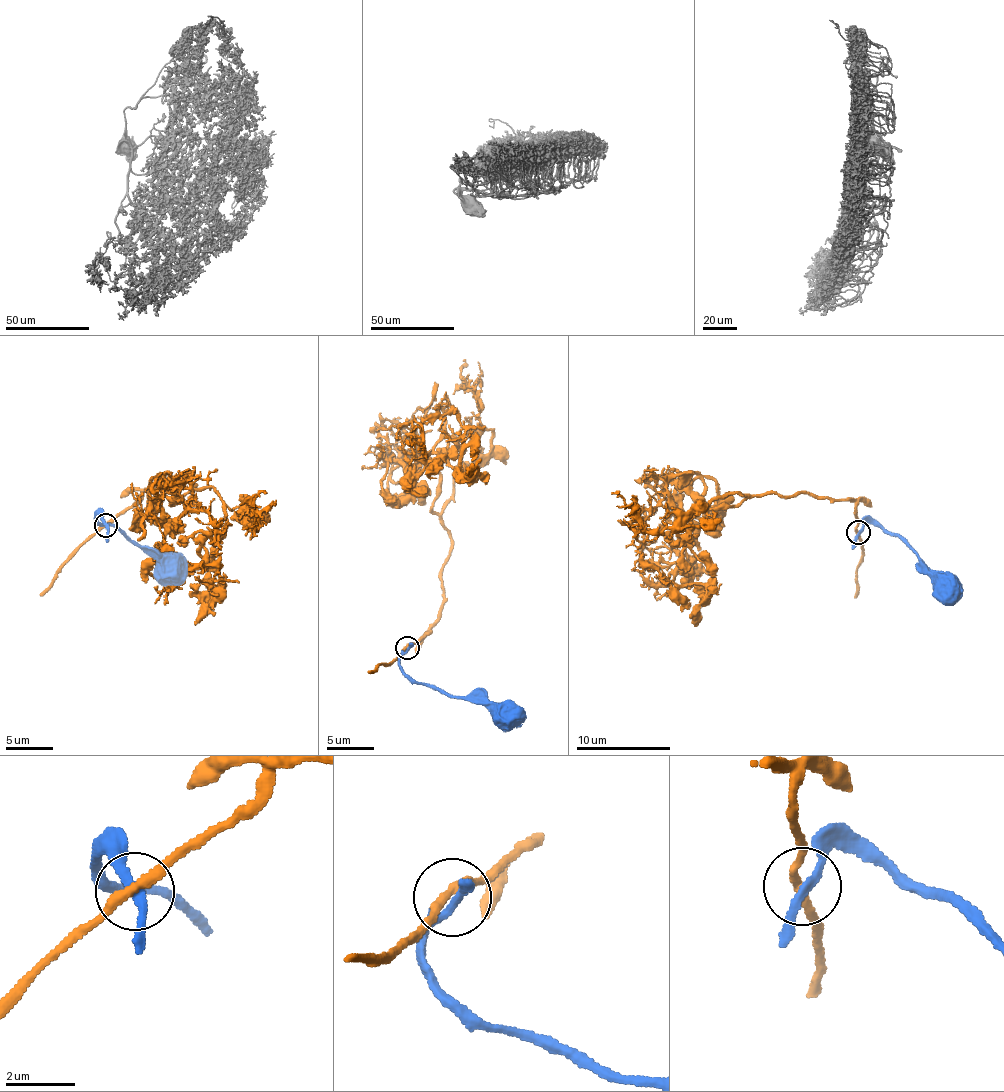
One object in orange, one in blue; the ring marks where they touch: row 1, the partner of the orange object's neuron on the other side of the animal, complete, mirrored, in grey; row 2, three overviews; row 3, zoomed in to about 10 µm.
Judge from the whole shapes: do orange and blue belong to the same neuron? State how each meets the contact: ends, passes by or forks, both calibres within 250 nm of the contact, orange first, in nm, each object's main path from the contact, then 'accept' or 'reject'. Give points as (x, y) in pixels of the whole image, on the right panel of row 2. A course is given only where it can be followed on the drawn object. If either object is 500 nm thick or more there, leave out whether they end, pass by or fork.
orange passes by; blue passes by; calibres 260 and 240 nm; course orange (858, 533), (847, 499), (769, 493), (687, 511), (678, 518), (695, 542), (659, 554), (644, 544), (646, 506); course blue (859, 533), (866, 523), (874, 522), (899, 536), (915, 551), (933, 584), (955, 600); reject

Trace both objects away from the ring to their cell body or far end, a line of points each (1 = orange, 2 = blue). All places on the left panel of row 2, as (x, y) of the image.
1: (104, 526), (139, 493), (196, 486), (183, 497), (199, 505), (158, 543), (160, 558), (163, 533), (150, 512)
2: (106, 525), (99, 516), (94, 515), (103, 523), (115, 525), (148, 549), (170, 579), (184, 579)

